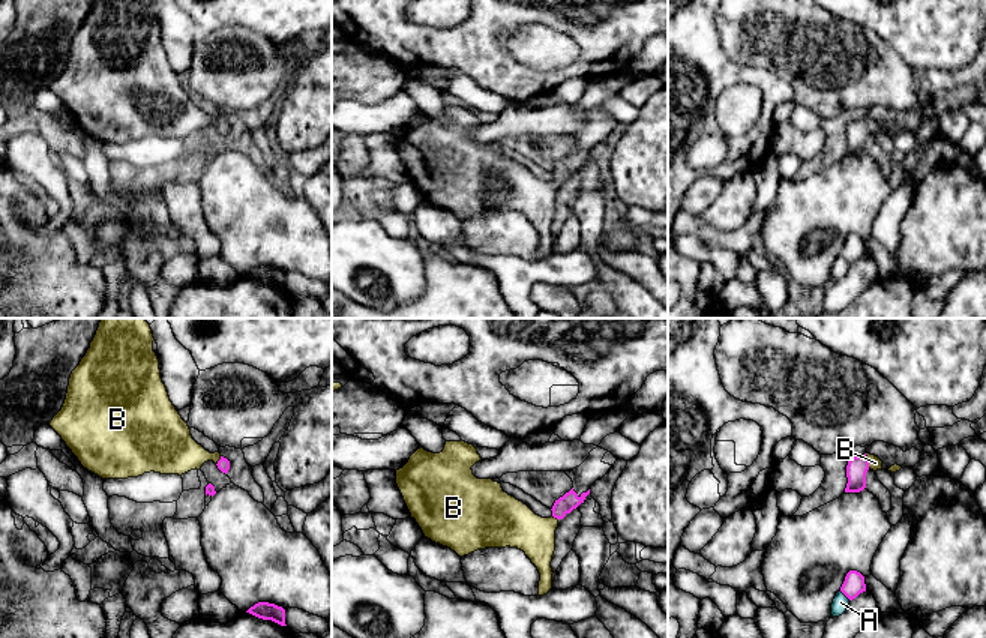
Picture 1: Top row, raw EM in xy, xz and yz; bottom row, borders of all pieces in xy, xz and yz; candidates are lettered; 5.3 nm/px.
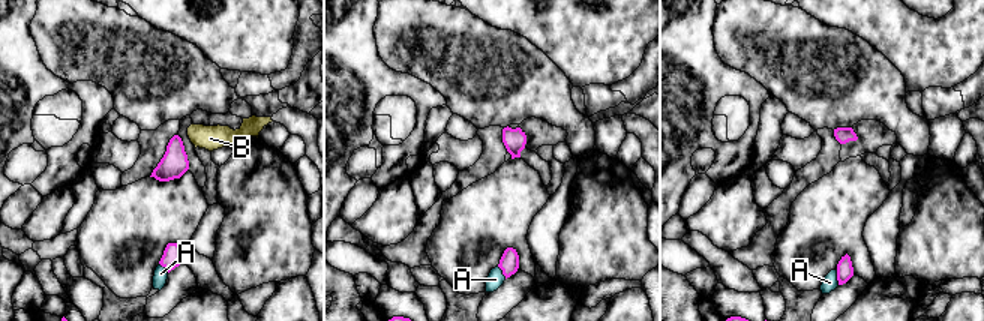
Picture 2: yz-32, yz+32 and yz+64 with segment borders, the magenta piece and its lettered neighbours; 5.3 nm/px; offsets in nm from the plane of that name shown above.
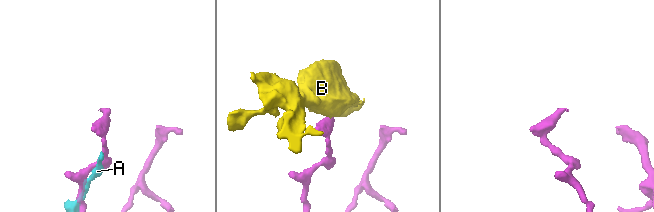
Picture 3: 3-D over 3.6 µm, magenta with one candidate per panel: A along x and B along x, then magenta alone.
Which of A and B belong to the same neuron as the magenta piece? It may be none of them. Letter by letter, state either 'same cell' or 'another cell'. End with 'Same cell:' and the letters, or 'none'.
A: another cell
B: another cell
Same cell: none

